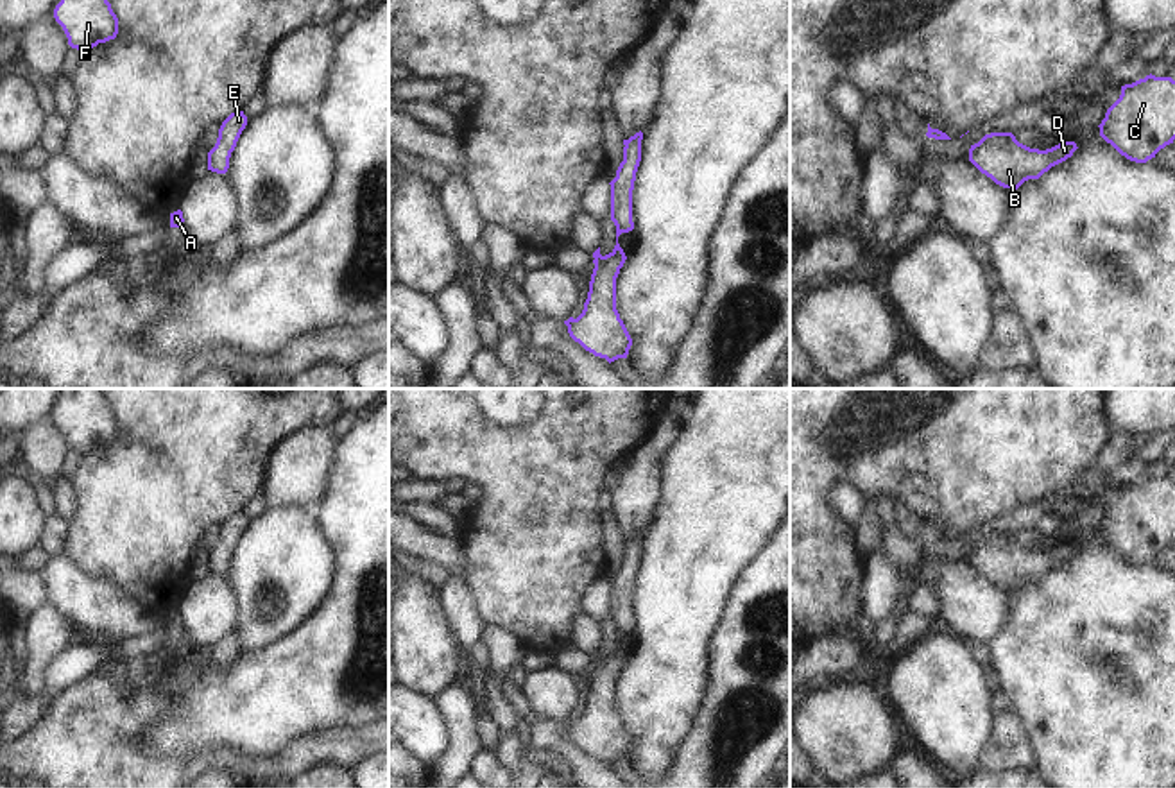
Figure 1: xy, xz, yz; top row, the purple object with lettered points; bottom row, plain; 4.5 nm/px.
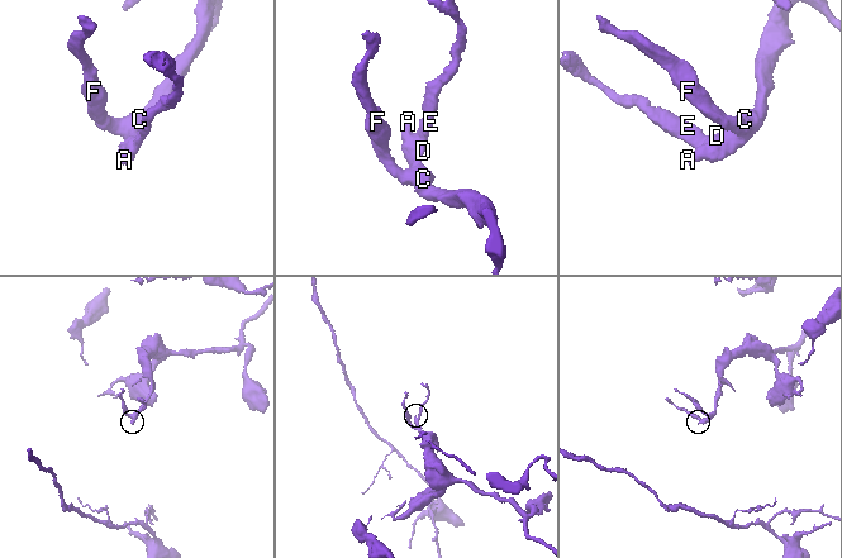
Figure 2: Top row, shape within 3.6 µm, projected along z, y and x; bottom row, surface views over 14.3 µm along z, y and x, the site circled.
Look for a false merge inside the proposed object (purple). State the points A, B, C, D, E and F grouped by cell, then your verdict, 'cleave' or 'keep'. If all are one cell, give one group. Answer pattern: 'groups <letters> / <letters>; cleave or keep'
groups A B C D E F; keep

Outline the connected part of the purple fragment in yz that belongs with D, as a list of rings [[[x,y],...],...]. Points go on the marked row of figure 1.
[[[991,133],[971,145],[969,161],[996,184],[1017,190],[1071,158],[1076,149],[1075,141],[1064,141],[1039,150],[1019,143],[1012,133]]]

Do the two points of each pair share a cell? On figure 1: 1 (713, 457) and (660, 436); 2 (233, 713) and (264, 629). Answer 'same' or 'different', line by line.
1: different
2: different

